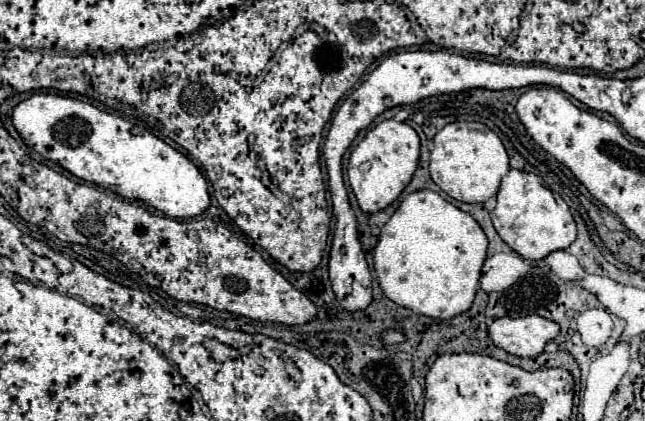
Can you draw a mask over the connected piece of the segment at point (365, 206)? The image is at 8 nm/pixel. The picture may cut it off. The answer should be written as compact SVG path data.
M385 119L373 129L369 129L363 141L351 151L347 165L349 183L359 201L359 207L365 213L373 214L391 205L401 195L405 185L411 181L417 163L419 163L419 135L411 125L399 123L395 119Z

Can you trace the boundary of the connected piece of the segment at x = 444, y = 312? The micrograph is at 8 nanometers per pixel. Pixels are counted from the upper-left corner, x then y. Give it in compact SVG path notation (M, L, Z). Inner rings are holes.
M423 189L409 193L383 225L373 267L379 287L393 303L417 315L451 319L471 307L485 255L487 237L475 219L435 191Z

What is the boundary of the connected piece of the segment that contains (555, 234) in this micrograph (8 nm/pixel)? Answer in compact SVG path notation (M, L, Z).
M511 169L499 185L497 207L491 213L493 227L499 237L523 259L539 261L557 249L567 249L577 237L577 225L569 205L555 197L535 173Z

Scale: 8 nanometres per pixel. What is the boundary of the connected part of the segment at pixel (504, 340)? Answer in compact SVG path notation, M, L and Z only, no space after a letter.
M539 315L529 317L501 317L489 325L491 341L517 357L535 357L543 347L559 335L559 325Z

